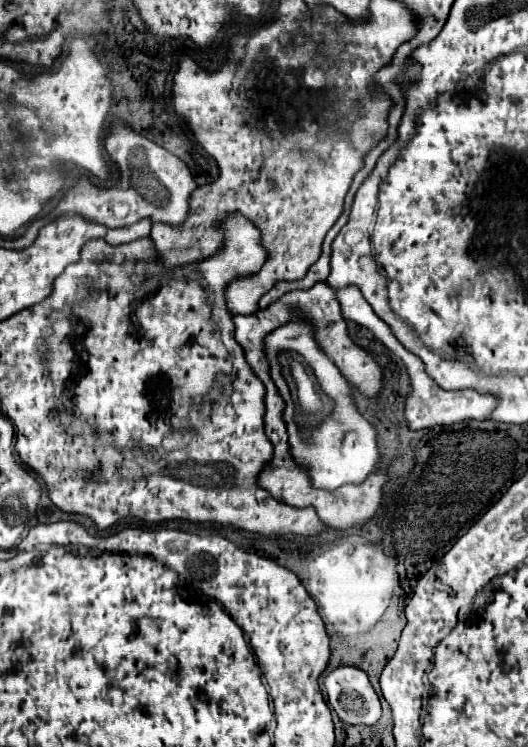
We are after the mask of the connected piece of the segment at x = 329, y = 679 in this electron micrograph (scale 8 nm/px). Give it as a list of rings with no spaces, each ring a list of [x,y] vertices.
[[[339,666],[323,680],[329,704],[347,724],[375,724],[381,718],[379,698],[363,670]]]

